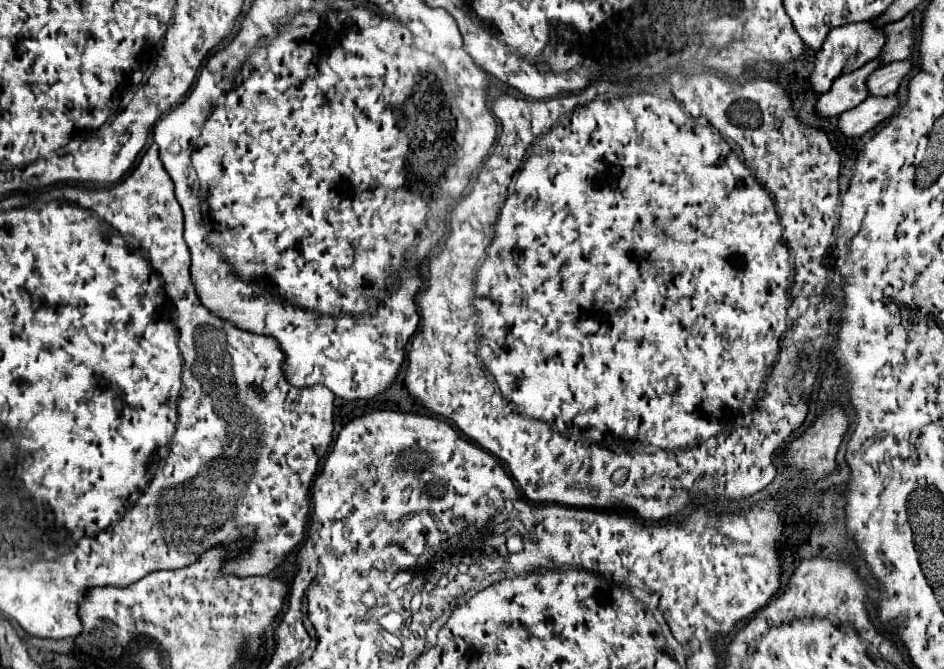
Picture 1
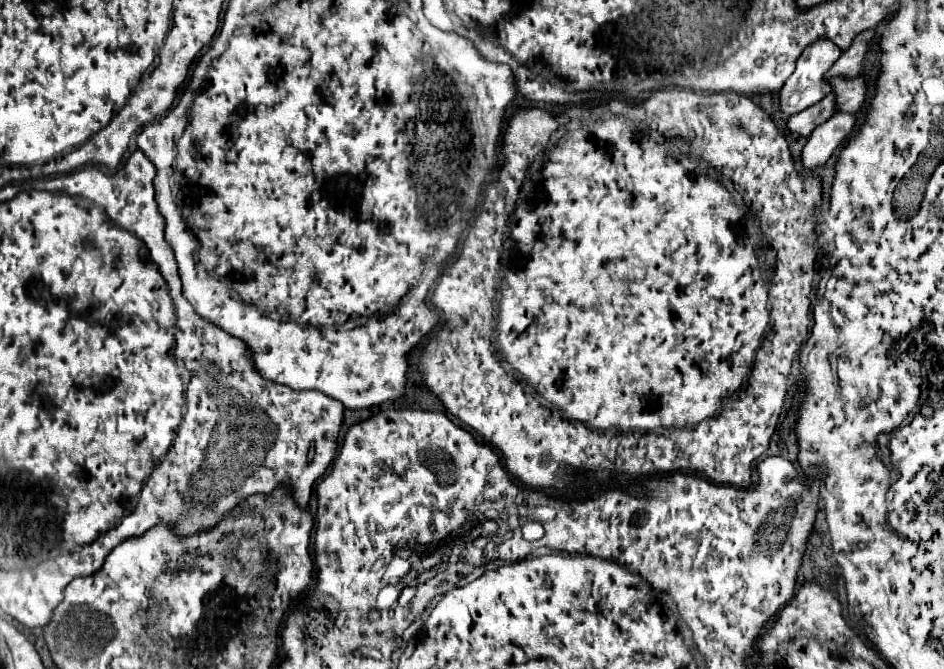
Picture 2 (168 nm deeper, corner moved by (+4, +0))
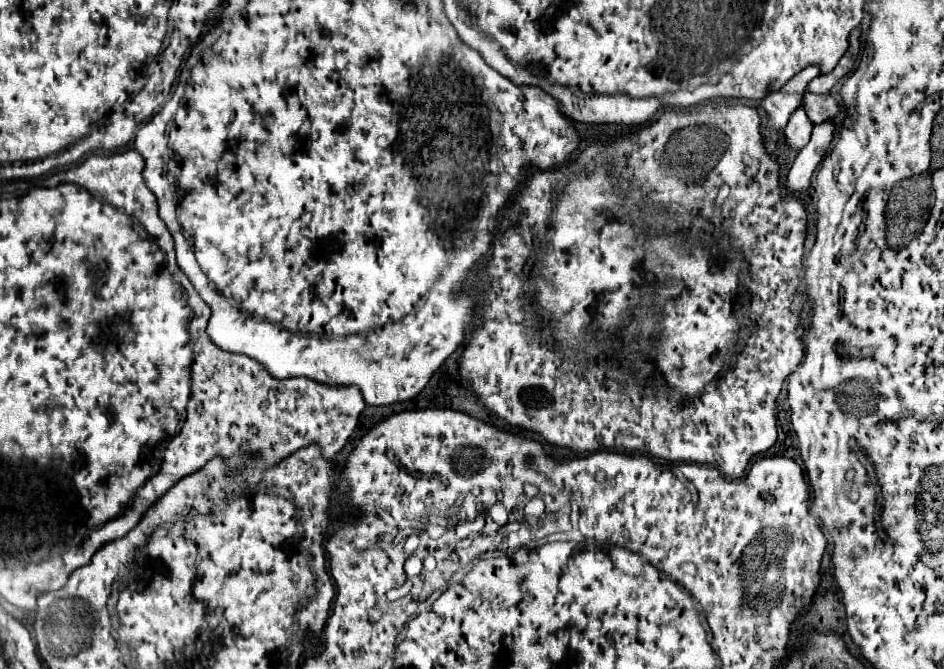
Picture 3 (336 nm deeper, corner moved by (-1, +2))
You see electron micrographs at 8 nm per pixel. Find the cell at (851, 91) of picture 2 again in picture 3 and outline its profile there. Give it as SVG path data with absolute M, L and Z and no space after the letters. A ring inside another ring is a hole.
M811 91L805 93L803 107L805 107L805 111L807 111L807 115L811 117L813 123L823 123L823 121L835 117L841 109L829 93L819 95L819 93L811 93Z

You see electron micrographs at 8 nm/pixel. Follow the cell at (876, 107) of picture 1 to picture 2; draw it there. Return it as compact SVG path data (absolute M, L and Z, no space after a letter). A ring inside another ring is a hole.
M834 113L828 121L818 125L802 149L802 167L806 171L822 167L842 139L852 131L854 121L856 119L850 113Z

